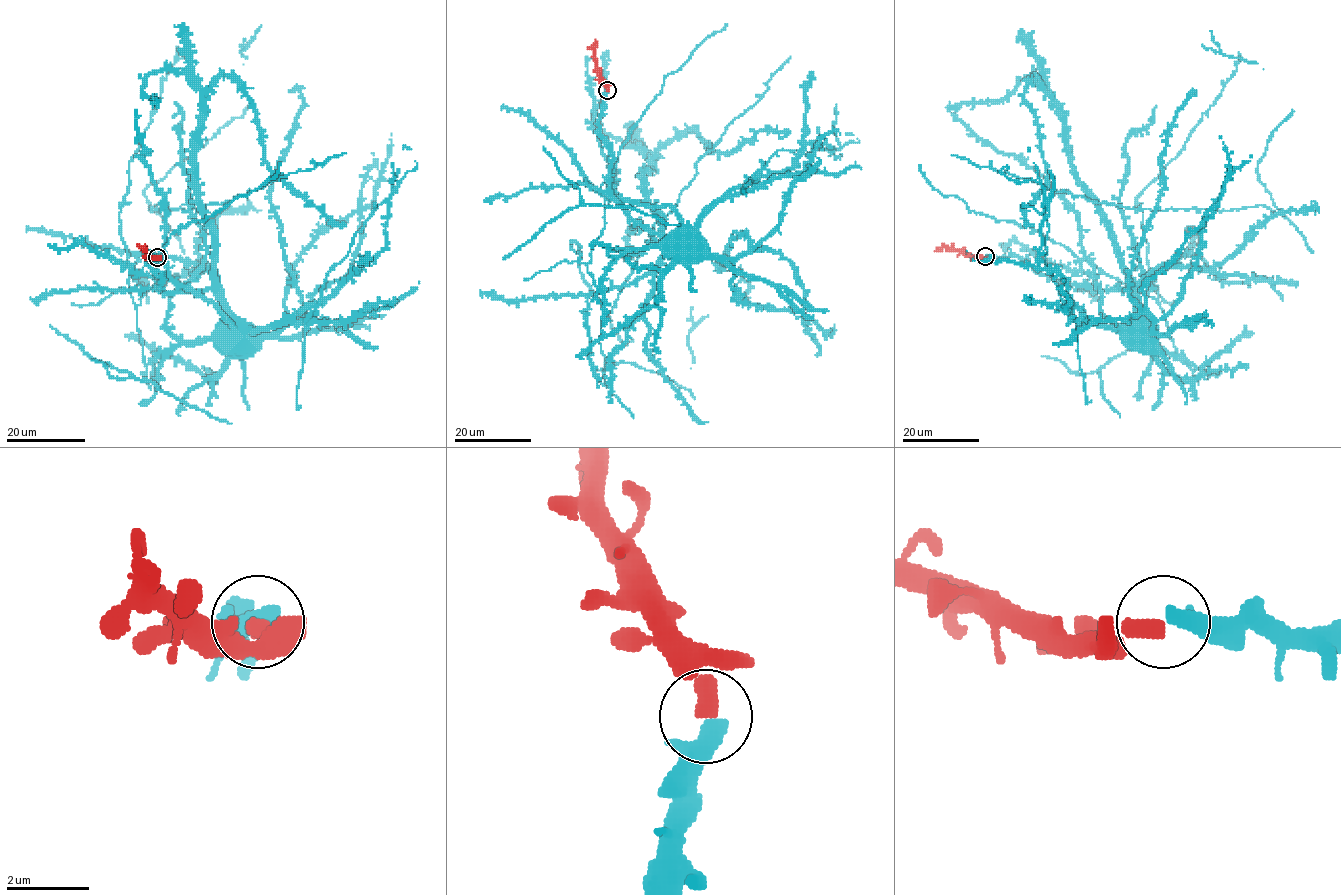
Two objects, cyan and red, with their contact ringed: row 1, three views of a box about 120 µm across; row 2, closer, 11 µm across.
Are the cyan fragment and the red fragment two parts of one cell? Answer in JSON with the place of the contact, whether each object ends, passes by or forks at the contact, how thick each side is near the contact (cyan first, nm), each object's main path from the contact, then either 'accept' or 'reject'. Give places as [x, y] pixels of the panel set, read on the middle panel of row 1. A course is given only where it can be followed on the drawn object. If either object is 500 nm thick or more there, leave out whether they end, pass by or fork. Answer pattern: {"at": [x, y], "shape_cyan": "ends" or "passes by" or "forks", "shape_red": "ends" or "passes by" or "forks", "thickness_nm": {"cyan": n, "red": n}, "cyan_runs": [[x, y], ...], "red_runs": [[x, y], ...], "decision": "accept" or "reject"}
{"at": [607, 90], "shape_cyan": "passes by", "shape_red": "ends", "thickness_nm": {"cyan": 360, "red": 440}, "cyan_runs": [[607, 90], [599, 134], [612, 154], [611, 196], [635, 220], [659, 237], [673, 239], [679, 233], [680, 238]], "red_runs": [[607, 90], [597, 71], [595, 40]], "decision": "accept"}

